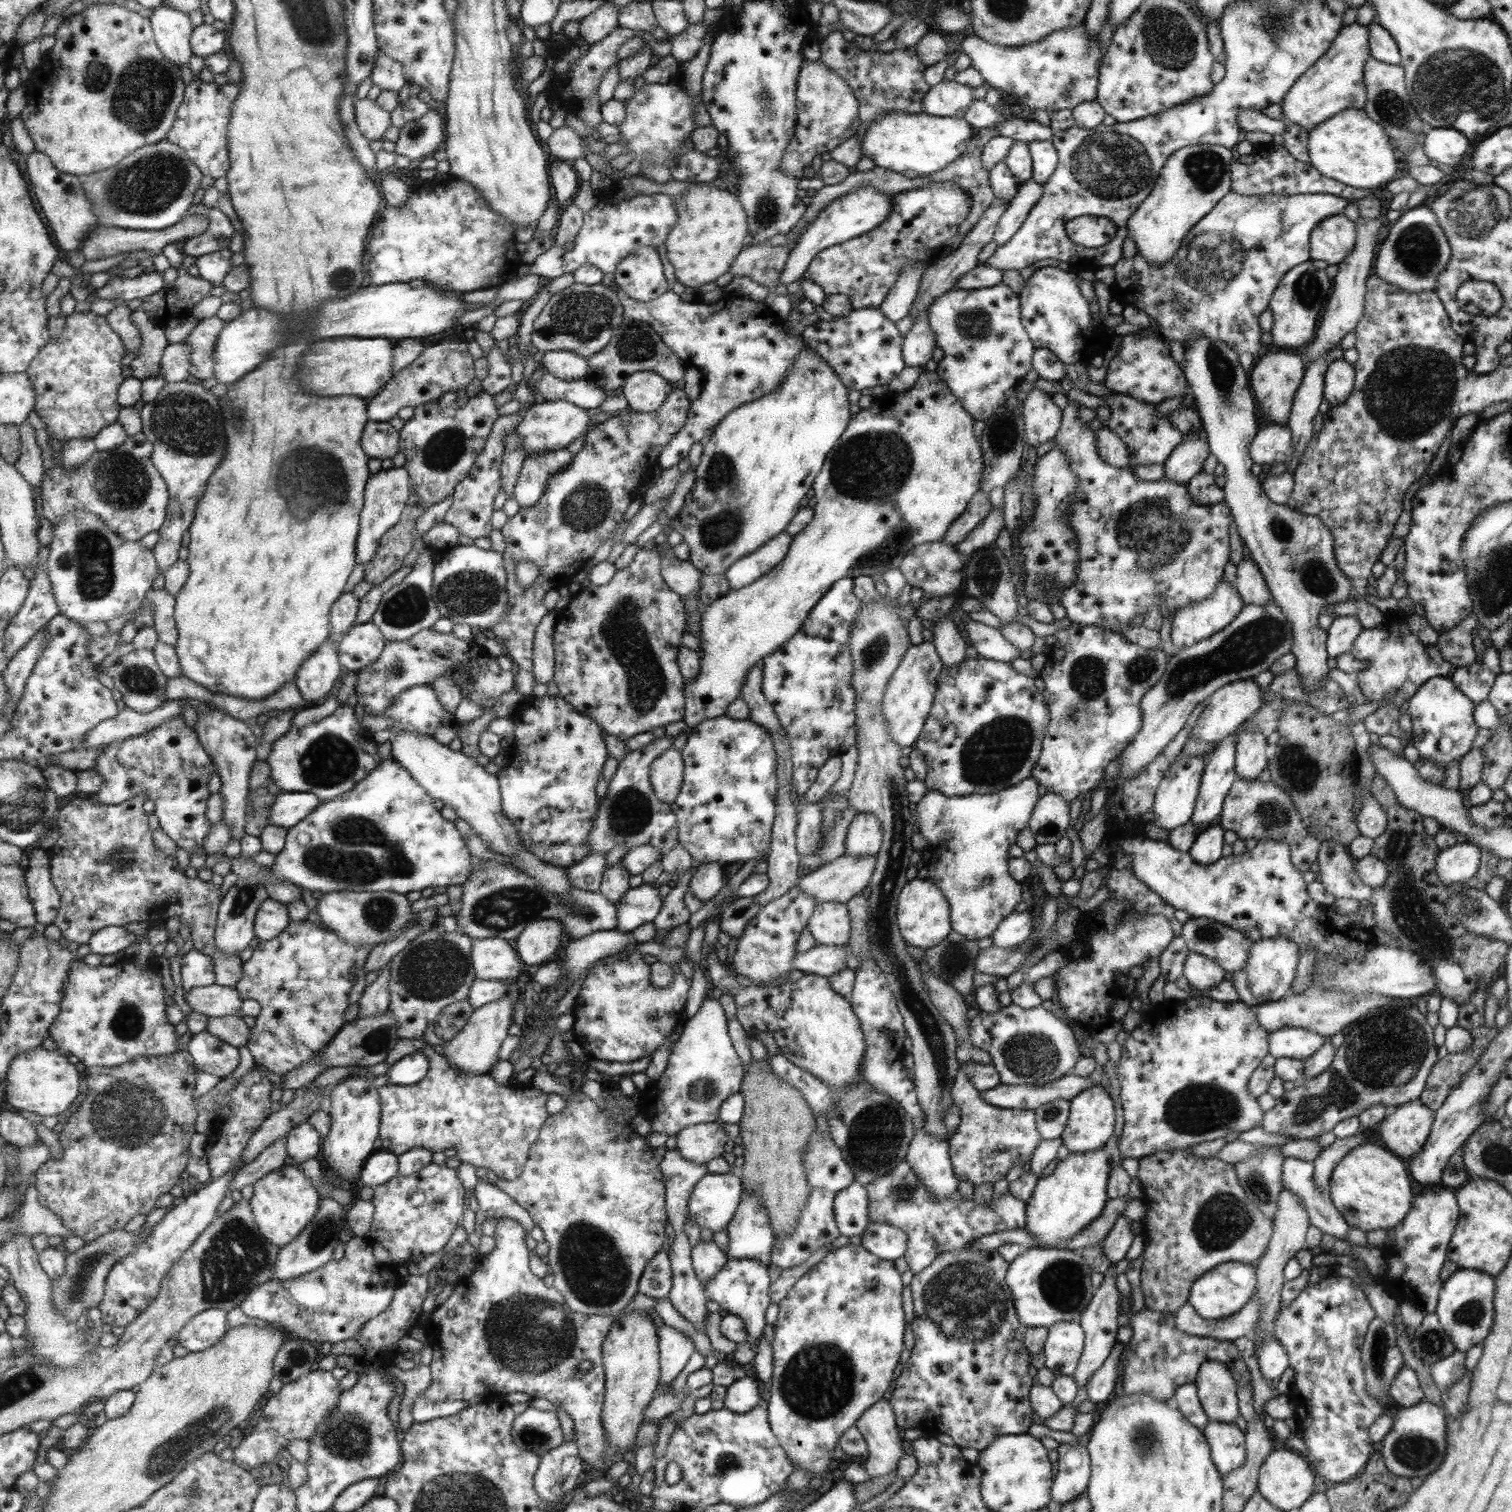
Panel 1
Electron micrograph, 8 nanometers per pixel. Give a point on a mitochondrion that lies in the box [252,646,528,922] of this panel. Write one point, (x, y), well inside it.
(329, 860)

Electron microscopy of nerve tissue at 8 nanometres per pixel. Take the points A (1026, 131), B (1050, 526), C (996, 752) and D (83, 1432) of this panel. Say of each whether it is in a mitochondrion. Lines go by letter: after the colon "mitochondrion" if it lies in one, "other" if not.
A: other
B: mitochondrion
C: mitochondrion
D: other

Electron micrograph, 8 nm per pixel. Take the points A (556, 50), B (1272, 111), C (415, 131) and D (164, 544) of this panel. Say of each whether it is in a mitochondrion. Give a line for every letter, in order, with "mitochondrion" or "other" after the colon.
A: other
B: other
C: mitochondrion
D: other

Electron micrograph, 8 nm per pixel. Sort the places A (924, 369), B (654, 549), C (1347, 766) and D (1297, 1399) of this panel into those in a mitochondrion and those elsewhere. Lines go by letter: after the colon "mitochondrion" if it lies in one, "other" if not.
A: other
B: other
C: mitochondrion
D: other

